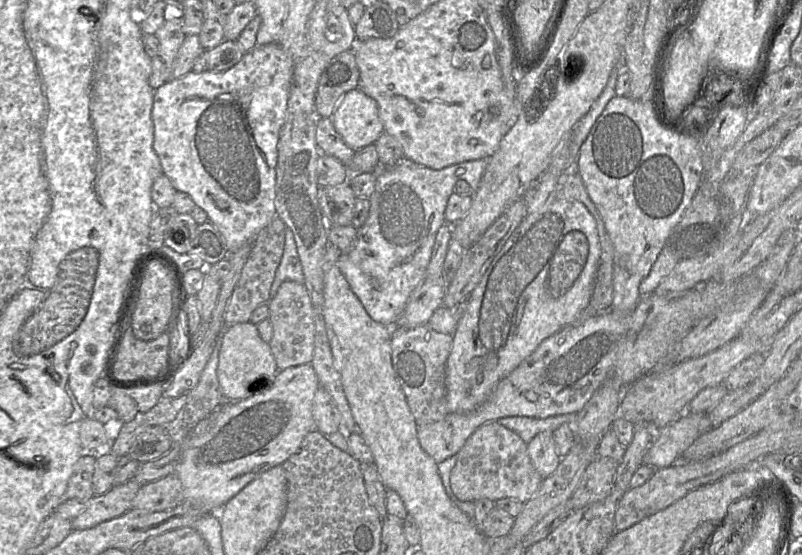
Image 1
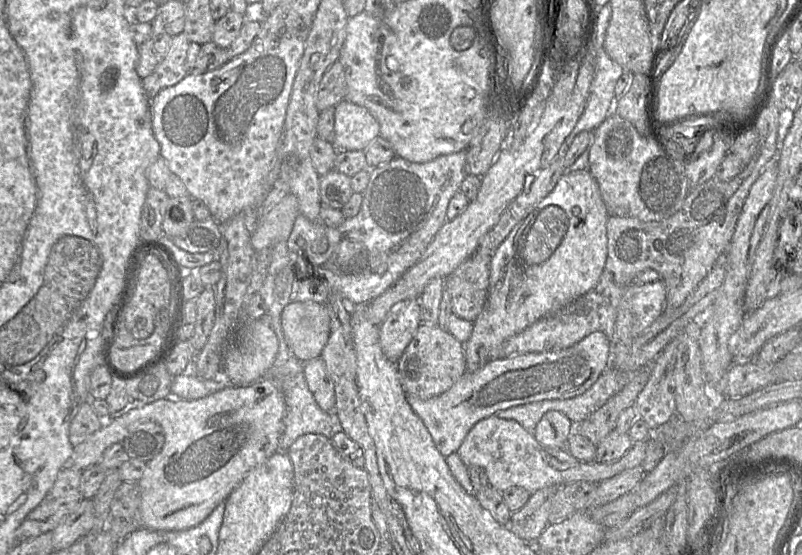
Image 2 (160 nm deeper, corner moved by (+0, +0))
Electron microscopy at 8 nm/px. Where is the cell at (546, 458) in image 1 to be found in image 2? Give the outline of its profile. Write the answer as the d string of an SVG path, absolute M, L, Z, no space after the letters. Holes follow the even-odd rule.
M548 411L538 422L533 433L537 442L548 448L564 448L575 425L561 412Z

